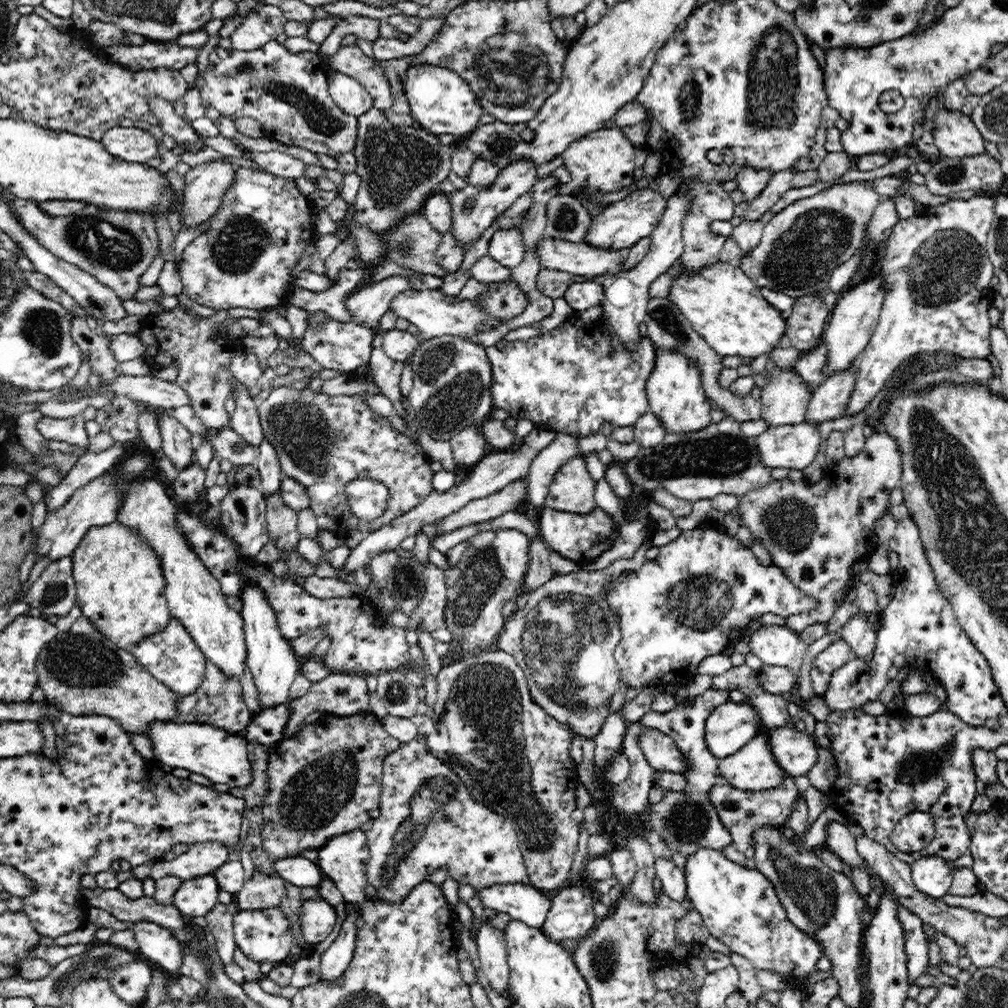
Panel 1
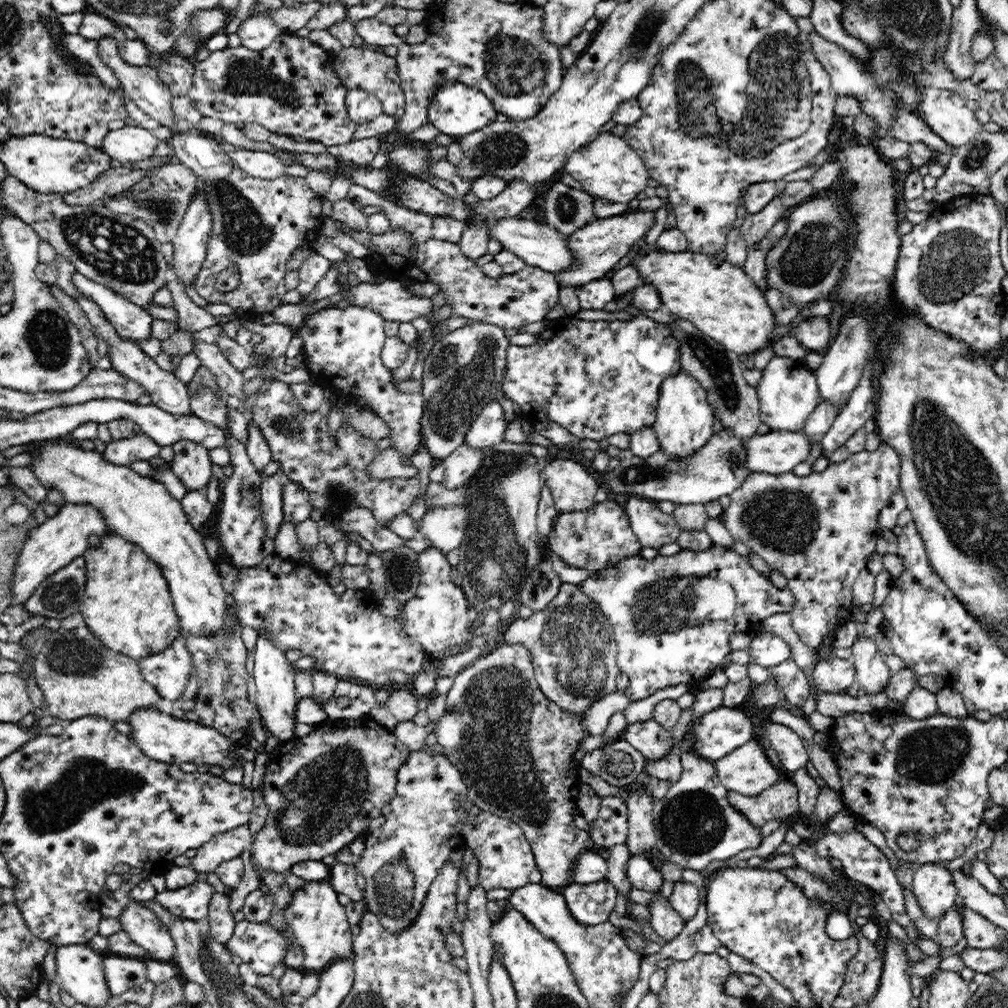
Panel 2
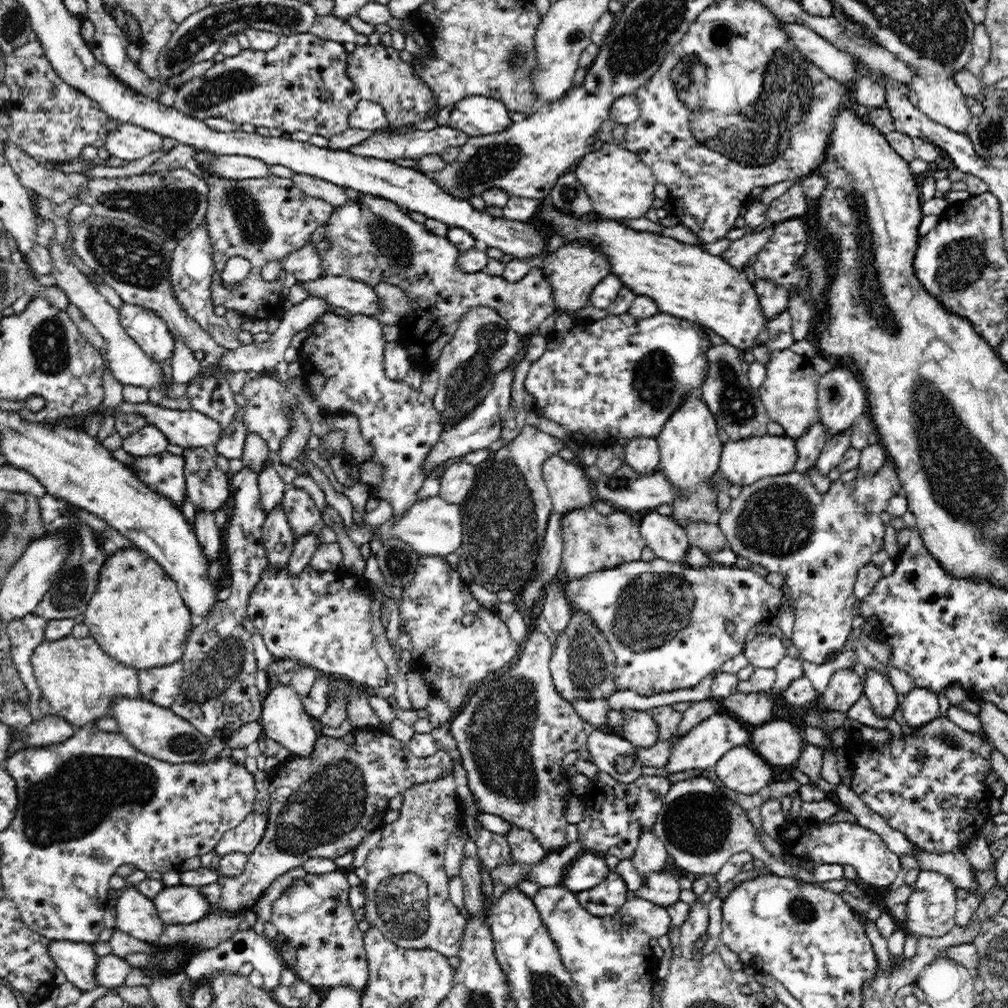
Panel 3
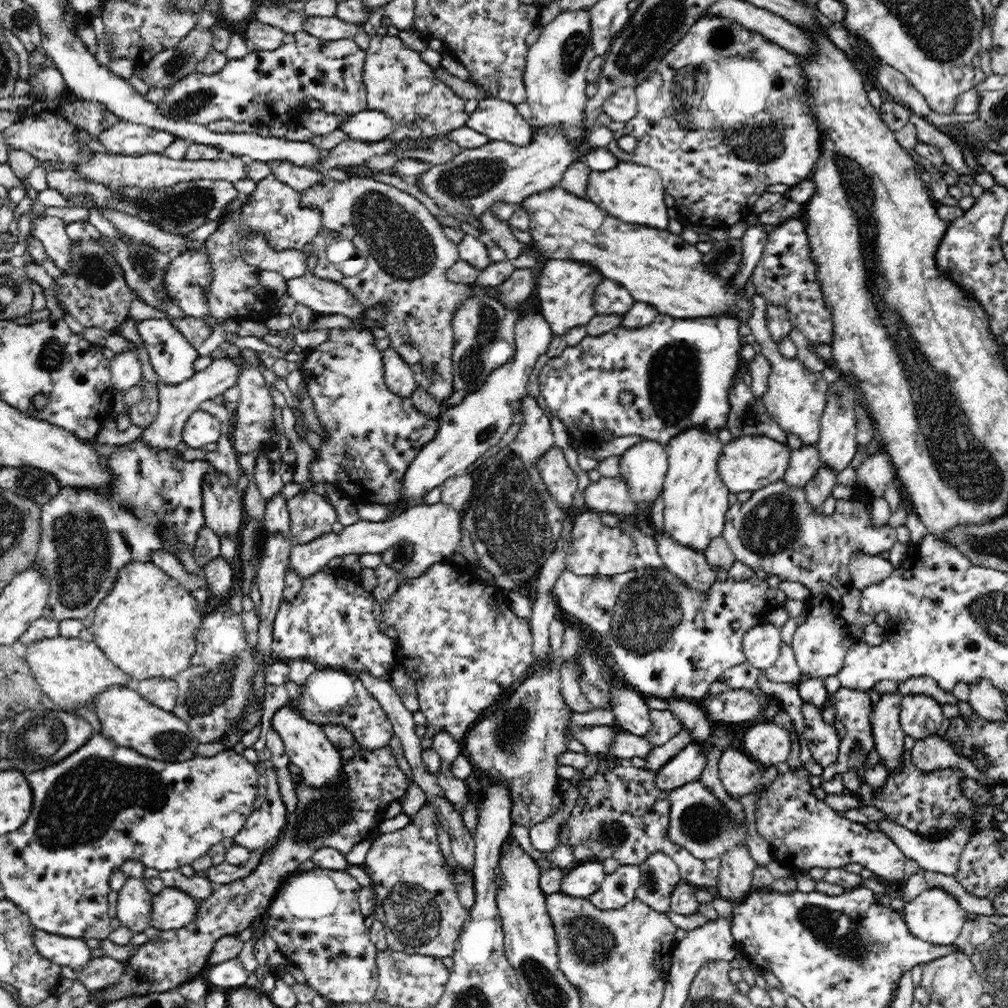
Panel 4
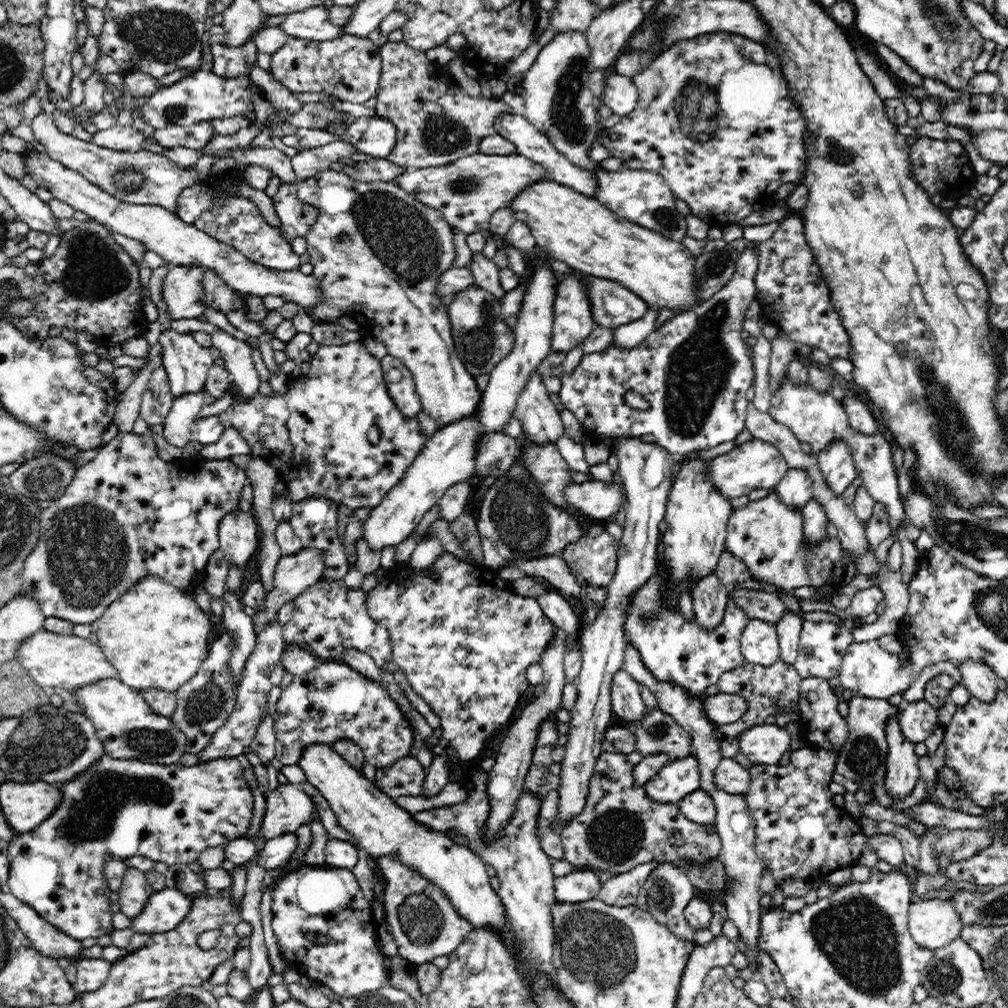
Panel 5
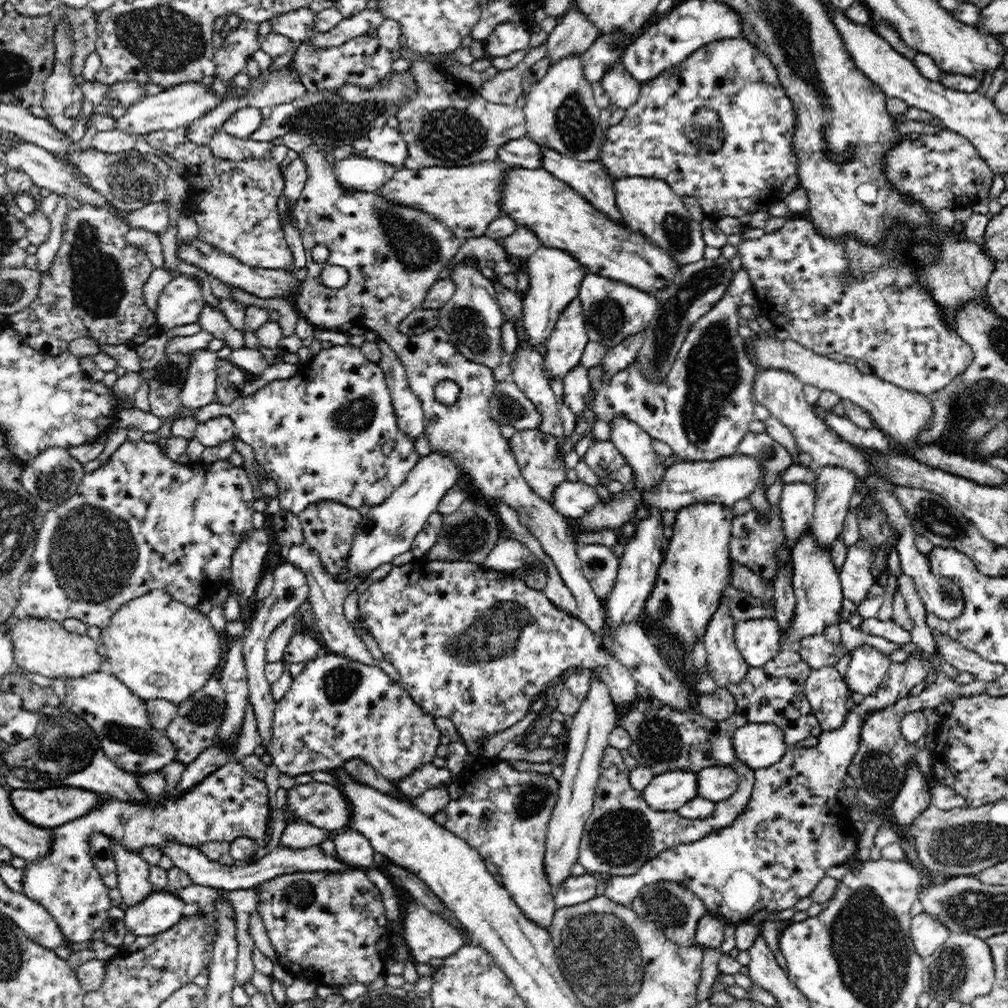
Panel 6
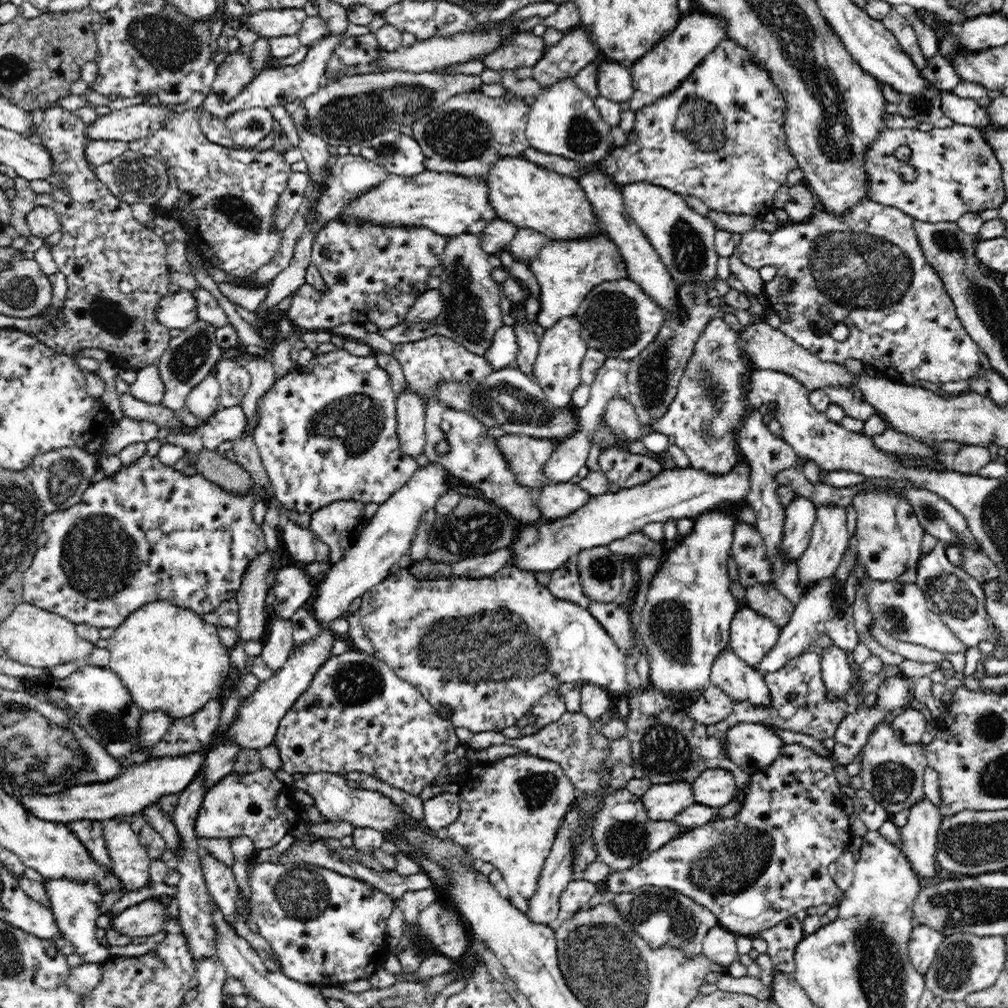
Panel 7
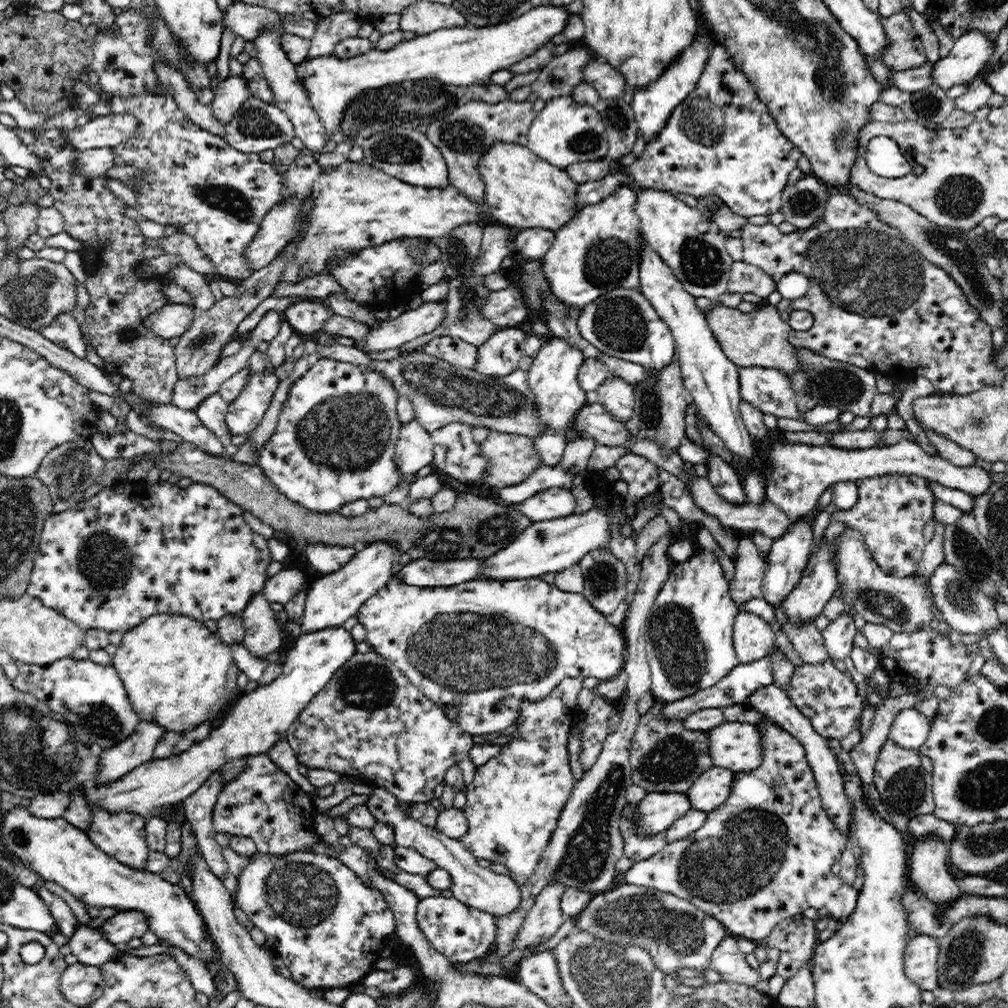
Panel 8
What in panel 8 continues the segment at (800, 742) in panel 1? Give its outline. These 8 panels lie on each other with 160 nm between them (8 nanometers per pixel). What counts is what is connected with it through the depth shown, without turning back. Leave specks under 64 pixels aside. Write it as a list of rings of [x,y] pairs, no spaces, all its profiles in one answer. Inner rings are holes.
[[[725,722],[707,732],[710,740],[708,753],[714,766],[726,768],[735,774],[756,770],[763,762],[762,738],[760,730],[754,724],[746,722]]]

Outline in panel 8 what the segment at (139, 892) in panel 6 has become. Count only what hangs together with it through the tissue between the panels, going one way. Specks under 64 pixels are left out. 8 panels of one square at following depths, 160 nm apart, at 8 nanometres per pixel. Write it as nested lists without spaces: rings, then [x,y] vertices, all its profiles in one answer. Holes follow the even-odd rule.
[[[105,808],[92,809],[92,817],[90,828],[84,832],[96,847],[130,868],[146,868],[149,854],[145,832],[147,818],[136,812],[108,812]]]

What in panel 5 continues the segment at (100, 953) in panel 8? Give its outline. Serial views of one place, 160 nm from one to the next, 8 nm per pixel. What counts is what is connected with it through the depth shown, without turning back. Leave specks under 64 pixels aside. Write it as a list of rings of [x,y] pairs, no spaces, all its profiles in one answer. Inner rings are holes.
[[[104,754],[86,772],[82,772],[82,774],[75,776],[72,780],[56,784],[59,790],[61,790],[61,801],[55,808],[55,811],[49,814],[50,818],[46,818],[38,828],[30,830],[30,832],[20,833],[20,836],[16,836],[16,838],[8,841],[8,849],[4,852],[9,860],[7,890],[24,904],[29,904],[43,919],[53,924],[58,930],[65,932],[68,936],[76,940],[81,941],[84,938],[106,936],[113,927],[113,912],[110,909],[110,899],[108,898],[111,890],[104,876],[106,861],[110,860],[110,858],[124,861],[130,858],[130,856],[146,856],[146,858],[150,858],[154,862],[164,862],[169,867],[173,864],[187,865],[192,860],[197,860],[201,852],[205,851],[206,848],[222,846],[232,840],[241,838],[250,828],[252,812],[254,812],[254,796],[248,782],[244,779],[244,773],[244,768],[242,768],[236,757],[218,758],[218,760],[208,760],[208,762],[197,762],[196,764],[183,764],[181,766],[178,763],[170,765],[148,764],[137,759],[117,760],[116,758],[111,758],[108,754]]]

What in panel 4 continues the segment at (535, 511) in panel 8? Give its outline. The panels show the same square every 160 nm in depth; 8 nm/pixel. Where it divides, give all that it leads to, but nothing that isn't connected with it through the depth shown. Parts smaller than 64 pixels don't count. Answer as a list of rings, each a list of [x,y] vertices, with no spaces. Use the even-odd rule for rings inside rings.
[[[622,475],[612,478],[601,476],[584,490],[584,498],[589,510],[600,514],[638,514],[638,505],[630,497],[628,484]]]

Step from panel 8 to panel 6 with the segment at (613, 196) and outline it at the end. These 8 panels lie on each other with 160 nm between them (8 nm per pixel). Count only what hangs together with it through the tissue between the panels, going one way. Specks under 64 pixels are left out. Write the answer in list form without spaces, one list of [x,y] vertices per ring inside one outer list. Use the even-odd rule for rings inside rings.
[[[544,246],[527,259],[526,270],[530,286],[528,292],[522,294],[522,320],[528,343],[536,351],[538,346],[546,345],[558,317],[569,302],[578,296],[580,284],[588,271],[570,253]]]

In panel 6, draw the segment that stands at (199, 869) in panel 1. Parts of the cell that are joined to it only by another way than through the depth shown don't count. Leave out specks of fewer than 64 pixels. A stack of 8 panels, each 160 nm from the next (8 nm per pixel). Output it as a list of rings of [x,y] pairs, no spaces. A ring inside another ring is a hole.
[[[312,781],[306,784],[297,784],[287,790],[287,809],[284,821],[290,825],[290,818],[298,819],[300,823],[308,823],[314,827],[330,832],[338,832],[350,824],[350,803],[338,787],[328,783]]]

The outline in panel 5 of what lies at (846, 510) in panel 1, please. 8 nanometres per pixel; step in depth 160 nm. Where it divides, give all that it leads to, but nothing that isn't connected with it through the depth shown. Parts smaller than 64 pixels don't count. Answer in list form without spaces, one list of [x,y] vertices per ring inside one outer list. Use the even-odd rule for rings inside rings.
[[[775,491],[770,492],[764,498],[750,501],[745,506],[732,511],[725,540],[727,551],[742,560],[749,568],[751,576],[758,577],[762,583],[770,583],[787,591],[800,588],[800,586],[824,586],[828,578],[832,576],[835,564],[841,559],[843,548],[838,537],[828,537],[828,535],[817,542],[817,545],[810,545],[802,531],[802,526],[804,526],[802,518],[801,511],[782,503]],[[804,621],[793,665],[802,678],[839,676],[842,658],[852,642],[853,634],[846,627]]]

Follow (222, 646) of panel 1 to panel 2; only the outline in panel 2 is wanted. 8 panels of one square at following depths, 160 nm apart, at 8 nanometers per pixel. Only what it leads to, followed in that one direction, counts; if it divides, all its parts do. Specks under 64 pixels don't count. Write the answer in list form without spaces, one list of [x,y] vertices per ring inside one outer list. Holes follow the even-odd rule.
[[[51,440],[27,443],[29,448],[24,452],[35,452],[34,460],[29,464],[36,478],[47,489],[56,489],[63,495],[63,500],[70,504],[90,504],[102,513],[102,517],[114,535],[120,535],[131,543],[138,545],[161,568],[167,580],[173,605],[178,615],[182,628],[186,628],[194,636],[208,636],[216,634],[226,624],[226,591],[224,580],[219,575],[215,563],[202,542],[204,535],[200,534],[194,525],[190,524],[184,512],[181,501],[172,497],[170,492],[161,484],[150,477],[140,476],[129,466],[112,464],[95,450],[74,447],[74,443],[59,443]]]

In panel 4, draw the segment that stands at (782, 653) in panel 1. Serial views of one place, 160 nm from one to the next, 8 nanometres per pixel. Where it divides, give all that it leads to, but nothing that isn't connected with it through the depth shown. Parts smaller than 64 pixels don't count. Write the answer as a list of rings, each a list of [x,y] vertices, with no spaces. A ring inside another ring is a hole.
[[[772,623],[758,624],[744,634],[743,651],[746,661],[753,664],[754,668],[770,668],[776,662],[780,650],[780,628]]]

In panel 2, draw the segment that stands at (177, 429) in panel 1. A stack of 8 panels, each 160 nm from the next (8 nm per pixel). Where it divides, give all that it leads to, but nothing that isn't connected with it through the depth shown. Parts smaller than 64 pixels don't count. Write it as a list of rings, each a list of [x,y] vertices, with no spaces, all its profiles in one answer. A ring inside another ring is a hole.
[[[179,440],[171,444],[174,457],[170,468],[187,490],[205,490],[212,478],[212,461],[209,450],[191,440]]]

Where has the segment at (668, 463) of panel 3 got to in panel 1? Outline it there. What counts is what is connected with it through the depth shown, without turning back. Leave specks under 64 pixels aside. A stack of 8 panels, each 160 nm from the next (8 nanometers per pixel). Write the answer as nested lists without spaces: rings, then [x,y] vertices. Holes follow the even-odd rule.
[[[659,349],[654,371],[649,374],[645,391],[649,402],[649,411],[662,421],[662,427],[666,429],[666,433],[689,433],[702,430],[712,422],[700,367],[696,361],[680,352]]]

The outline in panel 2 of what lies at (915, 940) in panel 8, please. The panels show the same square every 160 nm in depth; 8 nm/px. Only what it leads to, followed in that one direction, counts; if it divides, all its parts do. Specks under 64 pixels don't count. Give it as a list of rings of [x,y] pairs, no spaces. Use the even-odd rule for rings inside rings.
[[[924,863],[913,874],[911,890],[930,920],[939,921],[958,902],[952,872],[938,863]]]

